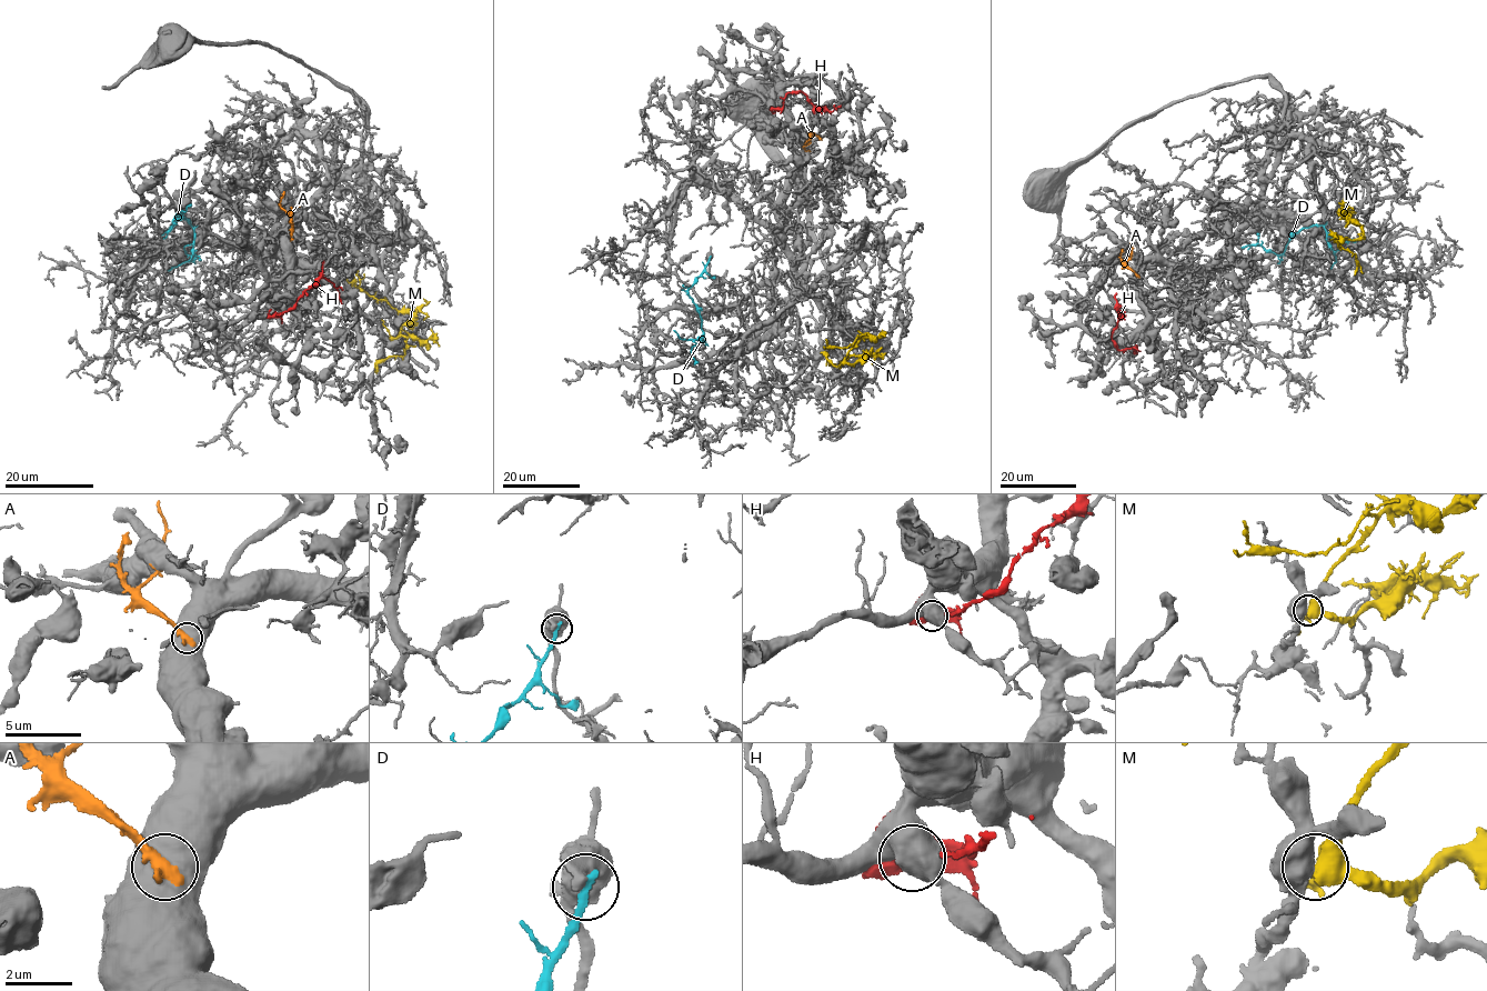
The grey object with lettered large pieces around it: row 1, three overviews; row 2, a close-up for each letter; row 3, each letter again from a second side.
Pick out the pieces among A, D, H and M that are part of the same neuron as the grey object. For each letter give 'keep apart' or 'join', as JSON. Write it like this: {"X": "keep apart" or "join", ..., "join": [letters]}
{"A": "keep apart", "D": "keep apart", "H": "keep apart", "M": "keep apart", "join": []}

